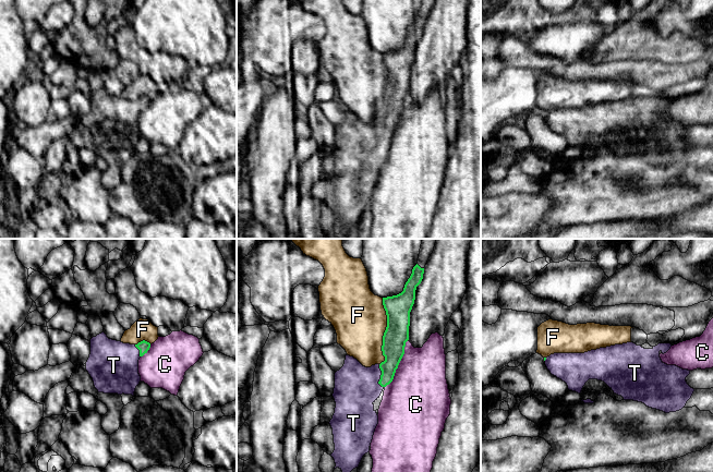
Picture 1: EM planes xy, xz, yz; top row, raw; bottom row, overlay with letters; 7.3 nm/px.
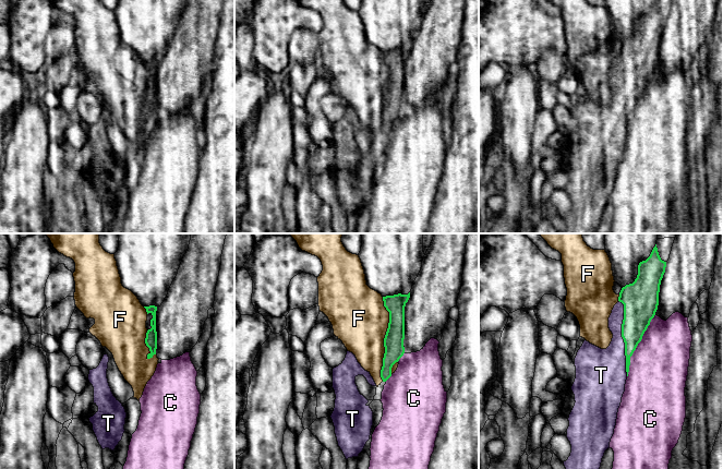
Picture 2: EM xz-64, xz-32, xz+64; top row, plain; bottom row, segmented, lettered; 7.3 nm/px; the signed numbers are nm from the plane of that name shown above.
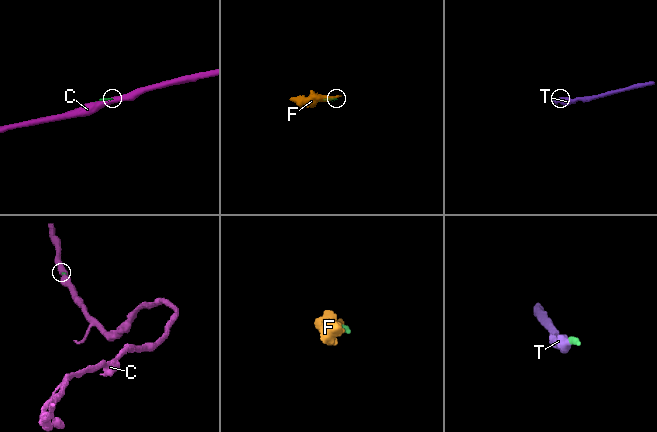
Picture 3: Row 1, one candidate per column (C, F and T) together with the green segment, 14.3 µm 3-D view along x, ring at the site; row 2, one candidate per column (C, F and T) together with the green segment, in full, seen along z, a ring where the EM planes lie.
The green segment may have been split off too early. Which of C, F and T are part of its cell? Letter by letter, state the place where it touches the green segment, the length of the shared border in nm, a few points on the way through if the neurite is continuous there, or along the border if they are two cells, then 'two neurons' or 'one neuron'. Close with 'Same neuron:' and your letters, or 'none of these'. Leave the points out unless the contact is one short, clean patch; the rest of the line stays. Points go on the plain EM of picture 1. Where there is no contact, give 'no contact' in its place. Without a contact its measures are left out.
C: xz (399, 118) | 400 nm | two neurons
F: xz (385, 87) | 500 nm | two neurons
T: xz (381, 132) | 180 nm | one neuron
Same neuron: T

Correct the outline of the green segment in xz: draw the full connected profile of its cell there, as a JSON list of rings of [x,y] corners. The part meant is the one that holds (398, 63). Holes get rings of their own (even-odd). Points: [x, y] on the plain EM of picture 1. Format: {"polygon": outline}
{"polygon": [[[421,0],[418,19],[413,23],[403,47],[397,51],[383,53],[383,61],[387,71],[387,83],[382,101],[385,117],[365,123],[356,114],[347,110],[343,122],[335,129],[333,153],[336,164],[329,178],[333,184],[335,206],[330,211],[335,216],[335,225],[339,223],[347,235],[351,227],[359,222],[363,211],[370,207],[373,191],[378,180],[378,171],[373,159],[379,154],[383,145],[392,137],[404,110],[406,98],[409,96],[410,68],[414,60],[415,46],[423,35],[424,23],[434,7],[434,2],[435,0]]]}

